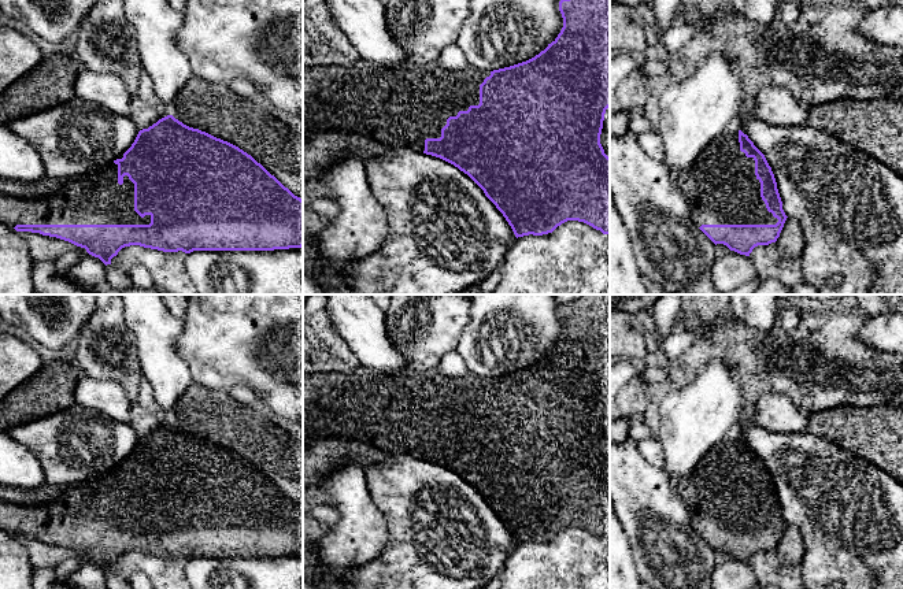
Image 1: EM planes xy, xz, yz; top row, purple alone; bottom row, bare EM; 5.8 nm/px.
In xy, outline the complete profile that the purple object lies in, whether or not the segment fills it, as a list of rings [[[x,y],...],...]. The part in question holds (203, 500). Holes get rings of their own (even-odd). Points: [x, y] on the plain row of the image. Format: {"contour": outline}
{"contour": [[[167,422],[159,426],[148,436],[138,438],[132,453],[111,471],[101,477],[73,486],[59,488],[60,494],[56,500],[41,505],[22,505],[0,500],[0,529],[16,538],[32,538],[42,542],[56,544],[69,548],[86,559],[99,564],[106,573],[118,559],[130,552],[158,556],[163,559],[190,560],[193,557],[274,557],[303,553],[303,507],[285,494],[274,482],[271,482],[260,470],[238,453],[217,445],[199,436],[189,434]]]}

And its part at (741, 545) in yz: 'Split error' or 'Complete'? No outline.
Split error

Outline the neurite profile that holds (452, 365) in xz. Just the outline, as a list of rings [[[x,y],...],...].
[[[456,352],[443,356],[438,367],[445,377],[458,378],[469,373],[463,358]]]

